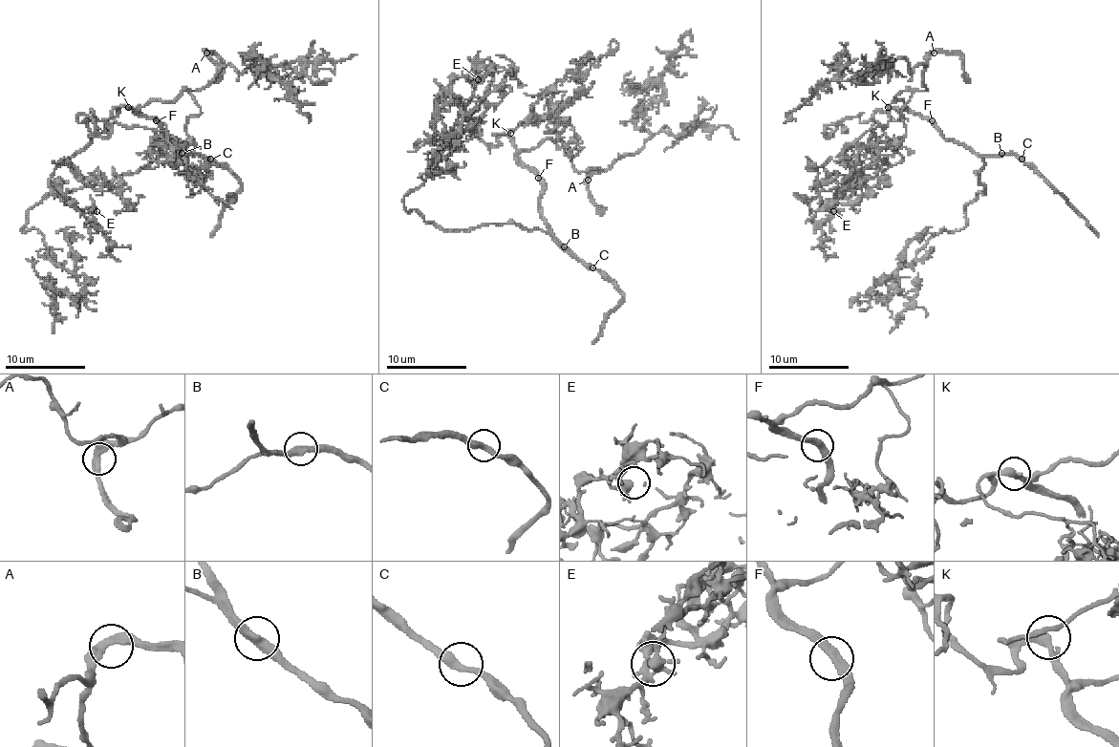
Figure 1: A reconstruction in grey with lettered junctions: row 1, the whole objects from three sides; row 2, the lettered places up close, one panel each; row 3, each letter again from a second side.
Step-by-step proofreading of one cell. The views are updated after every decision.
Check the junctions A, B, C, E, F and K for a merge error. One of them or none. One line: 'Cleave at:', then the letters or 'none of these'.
Cleave at: none of these

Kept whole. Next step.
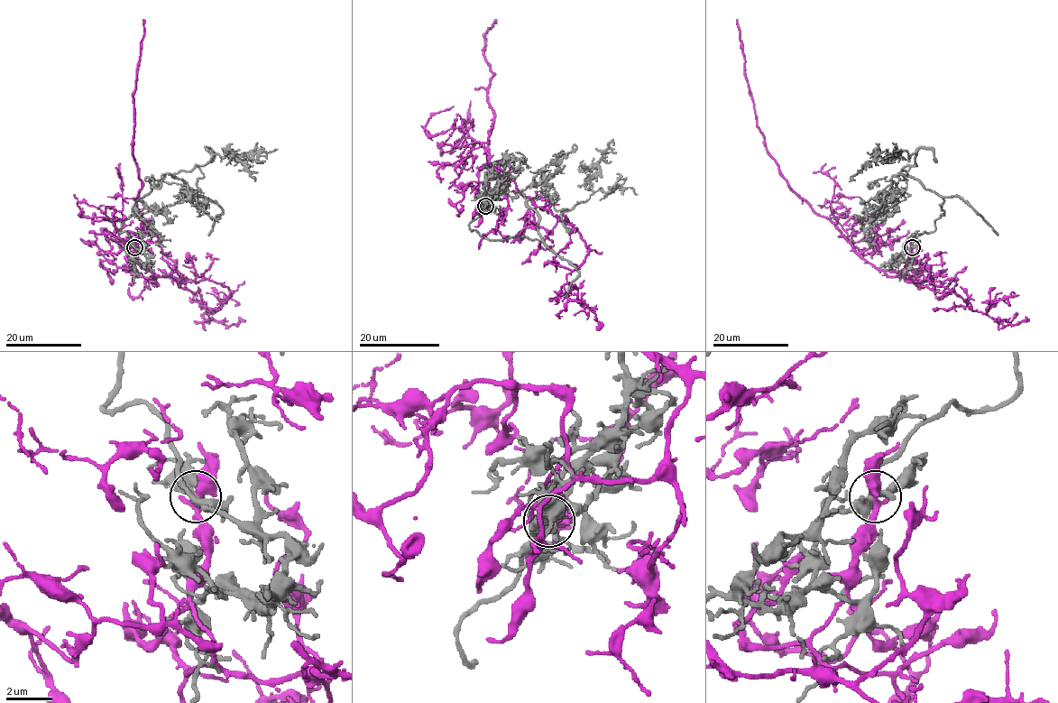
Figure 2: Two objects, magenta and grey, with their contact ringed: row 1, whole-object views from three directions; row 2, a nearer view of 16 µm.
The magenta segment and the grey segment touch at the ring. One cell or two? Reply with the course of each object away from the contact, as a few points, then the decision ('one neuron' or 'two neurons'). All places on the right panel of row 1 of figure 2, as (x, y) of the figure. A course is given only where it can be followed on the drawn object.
magenta via (912, 246), (901, 271), (905, 277), (889, 276), (867, 263), (834, 225), (789, 186), (758, 126), (736, 19) | grey via (912, 246), (935, 229), (944, 198), (901, 171), (916, 165), (915, 154), (869, 161), (855, 180) | two neurons

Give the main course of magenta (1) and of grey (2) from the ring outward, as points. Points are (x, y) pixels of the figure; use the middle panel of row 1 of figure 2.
1: (485, 206), (488, 194), (502, 198), (510, 182), (489, 162), (487, 146), (494, 112), (484, 34), (494, 19)
2: (485, 206), (471, 230), (540, 241), (527, 202), (584, 202), (613, 145)

